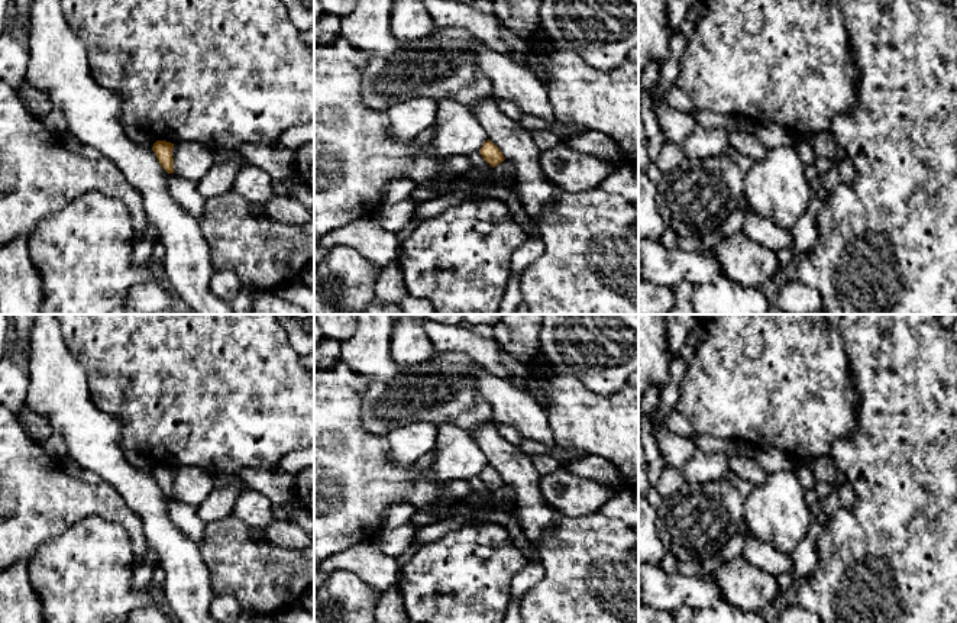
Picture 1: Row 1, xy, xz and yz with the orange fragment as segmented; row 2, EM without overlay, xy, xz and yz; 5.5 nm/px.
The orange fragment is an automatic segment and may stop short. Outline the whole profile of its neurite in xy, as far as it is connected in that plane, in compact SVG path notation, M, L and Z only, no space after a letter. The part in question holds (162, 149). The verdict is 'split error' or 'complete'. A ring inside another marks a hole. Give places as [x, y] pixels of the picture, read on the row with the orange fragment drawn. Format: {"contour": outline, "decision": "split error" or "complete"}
{"contour": "M156 141L152 146L161 167L168 172L174 172L174 158L172 158L174 143L166 141Z", "decision": "complete"}

